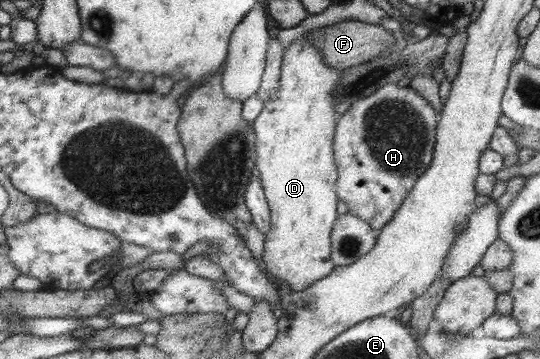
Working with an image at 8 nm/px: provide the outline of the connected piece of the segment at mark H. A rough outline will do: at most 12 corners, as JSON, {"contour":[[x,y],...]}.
{"contour":[[395,83],[335,123],[334,191],[371,229],[433,161],[435,111]]}

